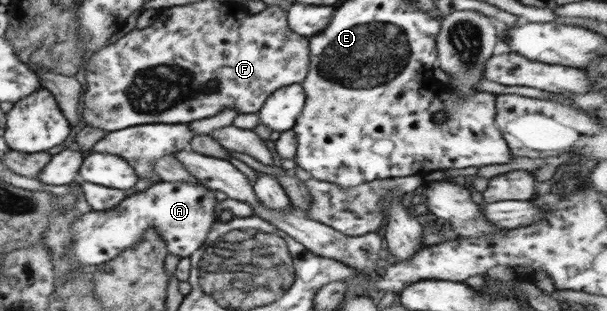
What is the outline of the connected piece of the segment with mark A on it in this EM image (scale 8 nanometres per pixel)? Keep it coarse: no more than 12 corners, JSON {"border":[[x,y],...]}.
{"border":[[197,182],[151,184],[79,215],[67,256],[100,265],[155,231],[203,246],[219,202]]}

